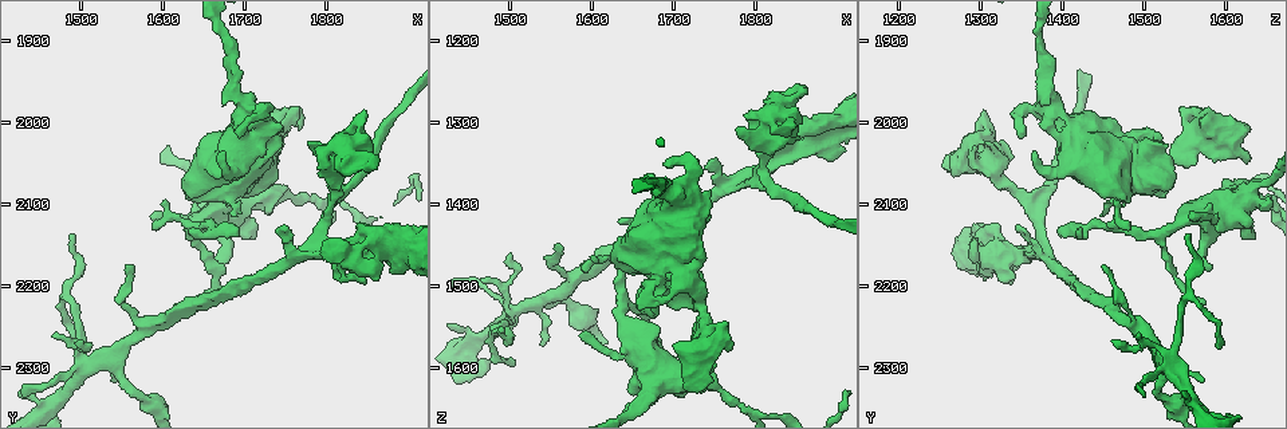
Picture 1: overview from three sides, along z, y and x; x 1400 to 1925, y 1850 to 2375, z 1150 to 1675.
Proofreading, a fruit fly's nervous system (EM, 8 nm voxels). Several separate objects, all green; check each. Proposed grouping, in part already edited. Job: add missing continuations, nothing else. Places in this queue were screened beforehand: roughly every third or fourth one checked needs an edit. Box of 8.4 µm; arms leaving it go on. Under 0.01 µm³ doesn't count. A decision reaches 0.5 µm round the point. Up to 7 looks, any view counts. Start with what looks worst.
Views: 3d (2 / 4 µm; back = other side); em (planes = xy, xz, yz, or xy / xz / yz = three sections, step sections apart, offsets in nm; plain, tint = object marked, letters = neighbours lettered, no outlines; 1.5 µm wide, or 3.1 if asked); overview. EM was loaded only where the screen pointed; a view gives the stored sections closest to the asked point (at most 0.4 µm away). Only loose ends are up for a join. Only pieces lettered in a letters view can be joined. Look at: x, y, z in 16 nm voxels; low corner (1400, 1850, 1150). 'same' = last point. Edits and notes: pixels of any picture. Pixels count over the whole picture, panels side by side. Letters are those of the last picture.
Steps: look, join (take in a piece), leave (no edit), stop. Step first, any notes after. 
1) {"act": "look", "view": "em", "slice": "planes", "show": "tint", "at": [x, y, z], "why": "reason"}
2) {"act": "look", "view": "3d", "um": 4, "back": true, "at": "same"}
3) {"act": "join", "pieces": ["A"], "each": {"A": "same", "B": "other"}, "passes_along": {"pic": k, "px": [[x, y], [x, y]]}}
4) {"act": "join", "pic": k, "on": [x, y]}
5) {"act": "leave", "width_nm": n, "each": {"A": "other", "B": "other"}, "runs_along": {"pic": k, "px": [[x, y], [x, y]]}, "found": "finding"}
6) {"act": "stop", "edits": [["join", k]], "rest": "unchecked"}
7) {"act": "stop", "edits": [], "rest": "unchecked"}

{"act": "look", "view": "3d", "um": 2, "at": [1500, 2275, 1600], "why": "free end"}

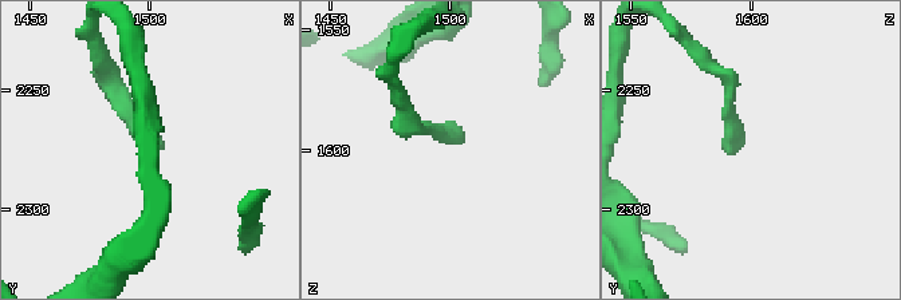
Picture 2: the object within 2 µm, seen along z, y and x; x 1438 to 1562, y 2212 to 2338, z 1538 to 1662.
{"act": "look", "view": "em", "slice": "xz", "step": 8, "show": "tint", "at": [1504, 2271, 1598], "why": "now the EM"}

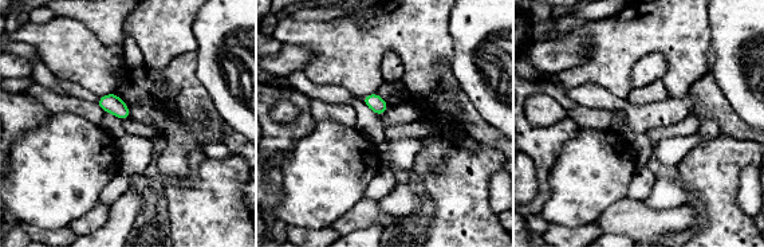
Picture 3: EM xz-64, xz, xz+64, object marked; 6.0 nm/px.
{"act": "look", "view": "em", "slice": "planes", "show": "letters", "at": "same"}

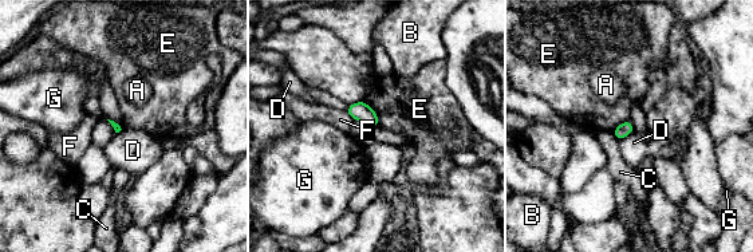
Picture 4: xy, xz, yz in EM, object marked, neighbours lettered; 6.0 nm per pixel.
{"act": "leave", "each": {"A": "other", "B": "other", "C": "other", "D": "other", "E": "other", "F": "other", "G": "other"}, "border": {"pic": 4, "px": [[362, 101], [375, 113], [379, 125]]}, "found": "no lettered piece goes on from it"}

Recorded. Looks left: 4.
{"act": "look", "view": "3d", "um": 2, "back": true, "at": [1585, 2120, 1560]}

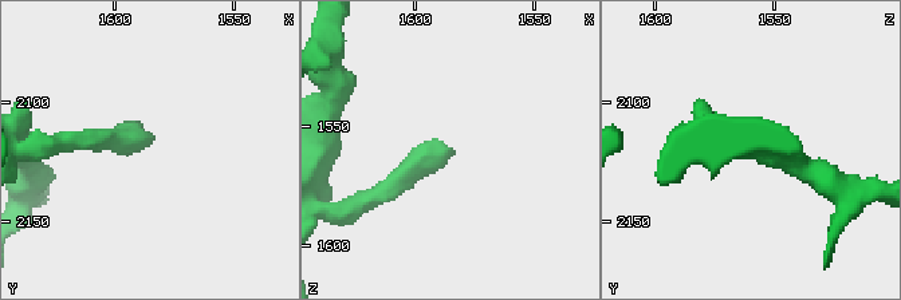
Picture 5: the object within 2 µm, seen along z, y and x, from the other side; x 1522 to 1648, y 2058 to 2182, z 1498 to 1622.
{"act": "look", "view": "em", "slice": "xy", "step": 8, "show": "tint", "at": [1585, 2115, 1559]}

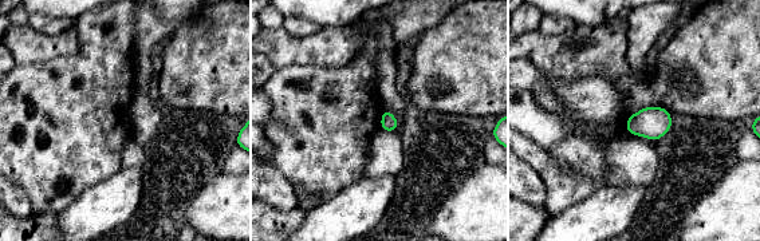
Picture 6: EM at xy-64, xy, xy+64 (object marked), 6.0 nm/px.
{"act": "look", "view": "em", "slice": "yz", "step": 8, "show": "letters", "at": "same", "why": "another direction"}

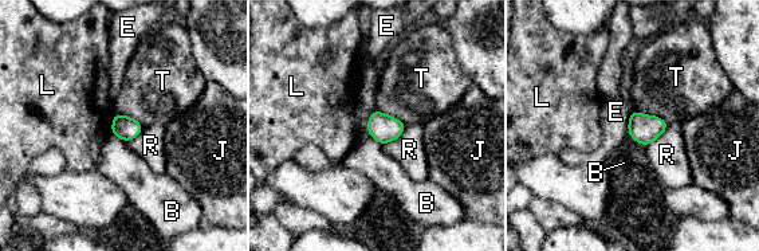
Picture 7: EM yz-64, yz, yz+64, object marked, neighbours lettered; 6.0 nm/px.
{"act": "leave", "each": {"B": "other", "E": "other", "J": "other", "L": "other", "R": "other", "T": "other"}, "border": {"pic": 7, "px": [[115, 112], [110, 133]]}, "found": "none of them fits"}

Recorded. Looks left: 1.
{"act": "stop", "edits": [], "rest": "unchecked"}

